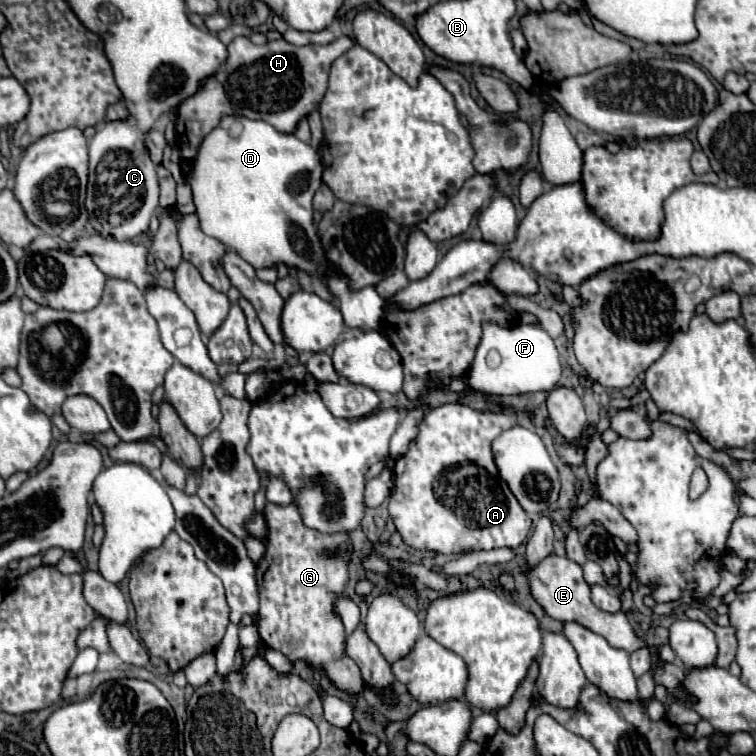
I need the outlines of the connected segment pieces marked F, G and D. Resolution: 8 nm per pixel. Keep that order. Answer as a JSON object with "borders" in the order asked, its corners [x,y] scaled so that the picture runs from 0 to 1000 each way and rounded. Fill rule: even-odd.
{"borders":[[[[639,429],[639,447],[615,505],[631,519],[665,526],[713,516],[726,519],[737,511],[739,500],[742,500],[739,468],[729,444],[718,434],[697,429],[684,429],[679,434]]],[[[353,667],[351,669],[351,683],[353,683],[353,728],[345,743],[340,746],[340,778],[343,778],[343,839],[348,849],[361,857],[374,862],[382,873],[403,870],[414,881],[422,881],[430,886],[430,892],[451,910],[464,918],[478,915],[483,910],[483,902],[478,899],[472,878],[456,868],[456,833],[451,825],[451,817],[440,812],[440,802],[446,794],[446,786],[456,778],[459,772],[459,741],[462,741],[462,717],[456,706],[425,706],[419,701],[403,698],[398,690],[398,683],[390,672],[390,667],[382,669],[364,669]],[[427,728],[448,728],[454,730],[446,738],[430,738]]],[[[295,153],[292,164],[269,183],[269,190],[263,193],[263,206],[258,209],[258,217],[253,217],[253,233],[247,233],[247,241],[255,254],[255,270],[258,270],[263,296],[274,312],[287,315],[290,320],[311,331],[319,341],[324,341],[337,354],[364,352],[369,347],[377,347],[380,352],[396,352],[403,360],[430,368],[438,386],[448,394],[456,429],[462,434],[475,434],[475,437],[499,437],[509,397],[501,394],[493,378],[467,386],[462,381],[459,368],[448,365],[435,352],[427,336],[425,320],[419,315],[411,265],[419,249],[425,246],[425,228],[427,228],[427,217],[419,201],[409,190],[393,185],[388,177],[366,175],[358,164],[348,159]]]]}

